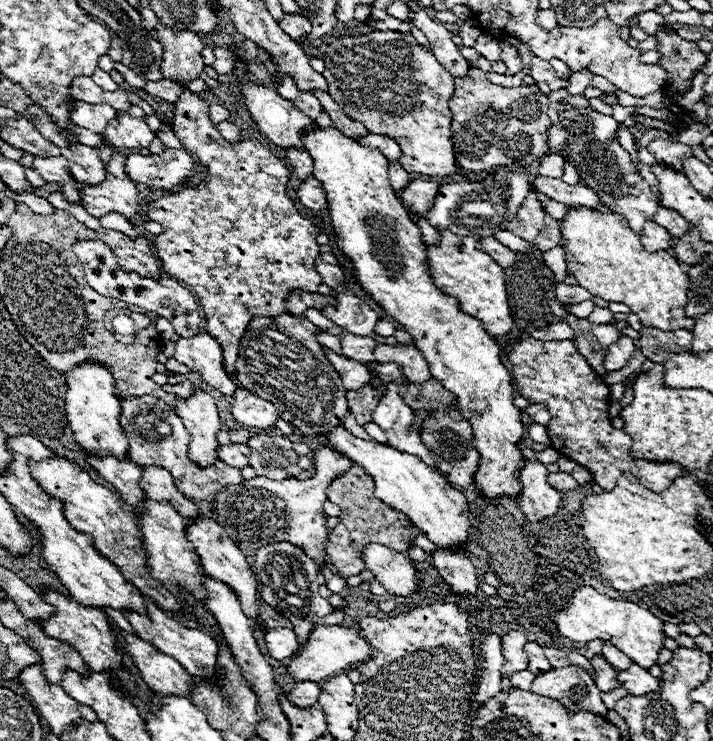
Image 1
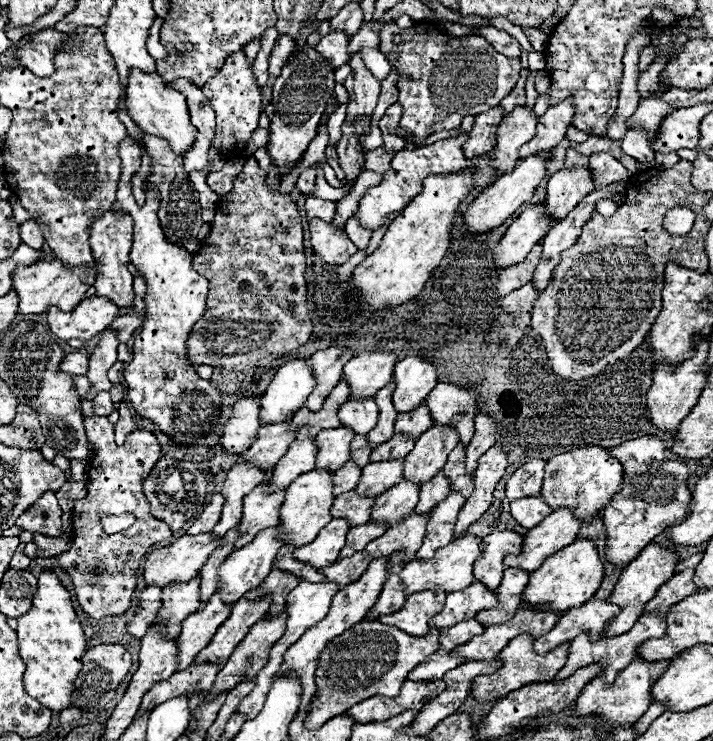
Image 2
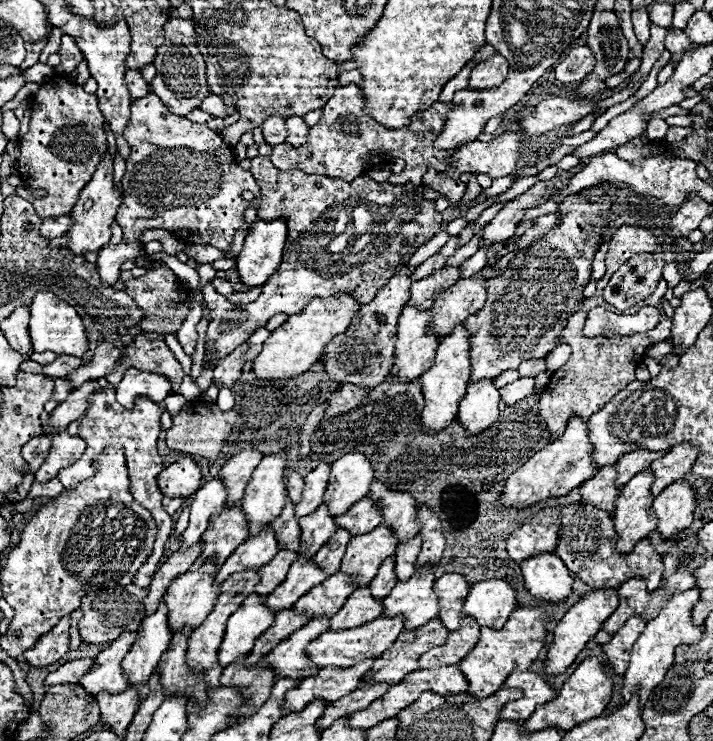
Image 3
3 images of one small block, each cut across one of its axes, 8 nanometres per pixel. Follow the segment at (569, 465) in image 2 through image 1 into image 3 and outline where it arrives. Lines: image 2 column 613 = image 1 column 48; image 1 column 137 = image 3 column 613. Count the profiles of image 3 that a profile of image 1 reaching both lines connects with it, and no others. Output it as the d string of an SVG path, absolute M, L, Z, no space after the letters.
M582 502L562 504L558 506L558 510L560 510L560 532L554 552L564 560L568 570L574 572L582 582L586 582L592 588L618 588L626 580L642 576L646 578L648 590L658 590L664 584L662 558L648 538L642 538L632 552L620 554L616 550L616 530L612 514Z

